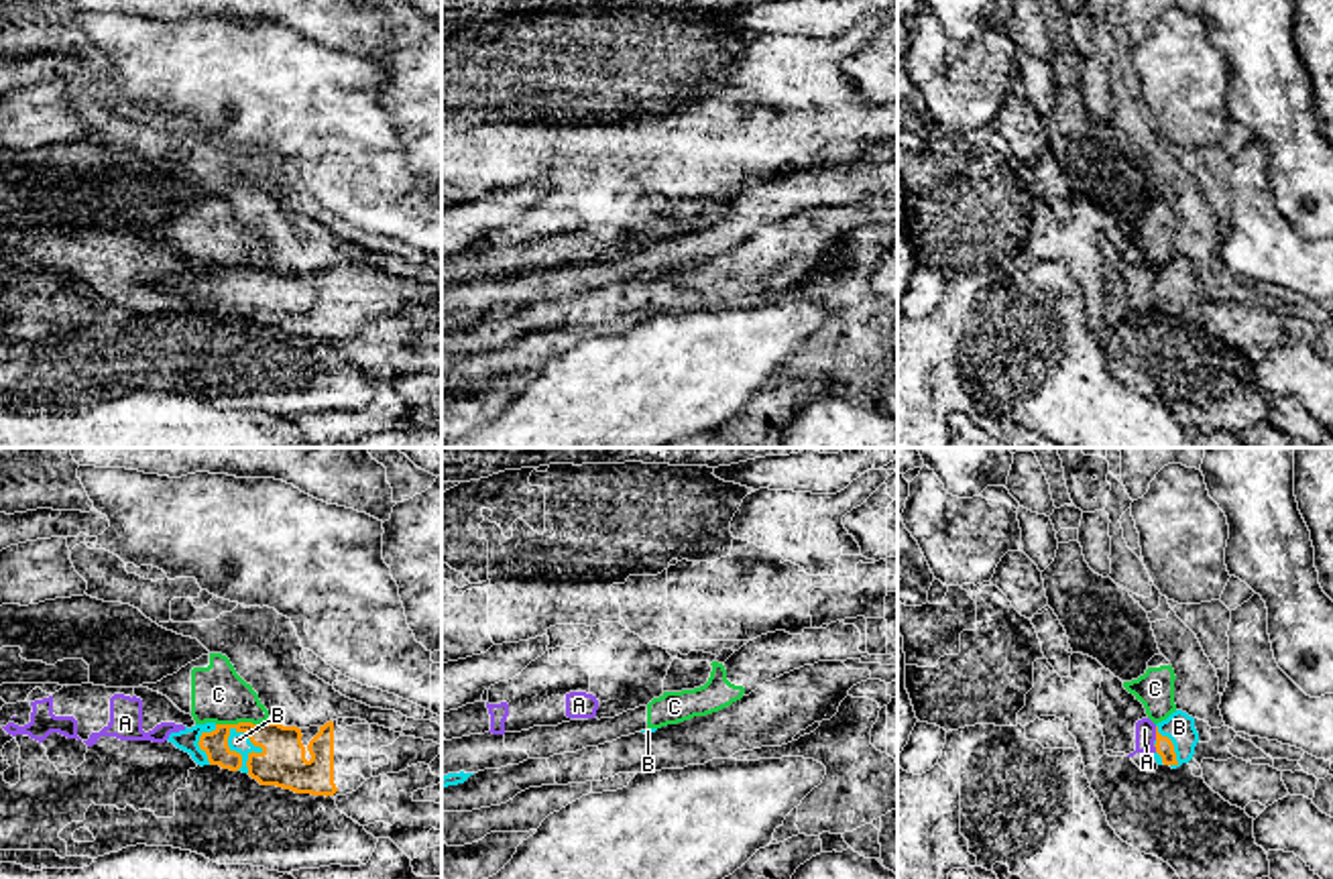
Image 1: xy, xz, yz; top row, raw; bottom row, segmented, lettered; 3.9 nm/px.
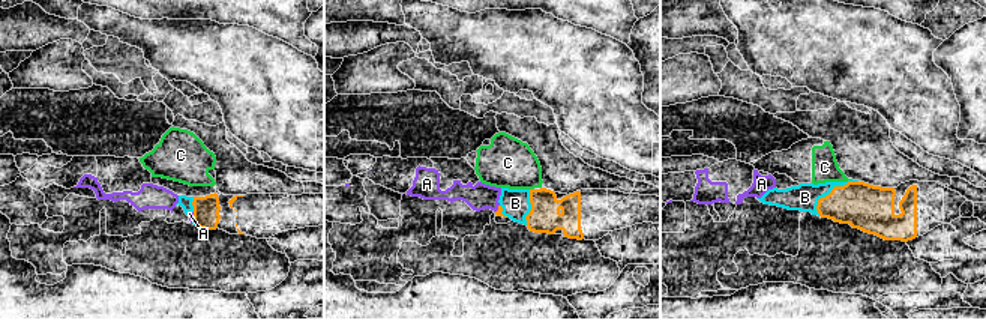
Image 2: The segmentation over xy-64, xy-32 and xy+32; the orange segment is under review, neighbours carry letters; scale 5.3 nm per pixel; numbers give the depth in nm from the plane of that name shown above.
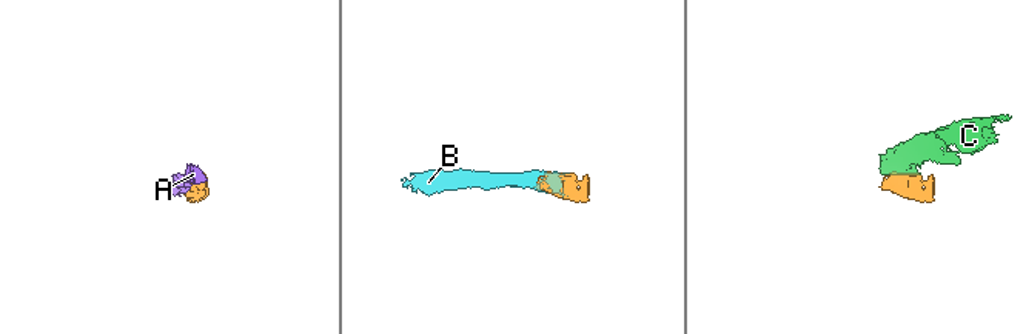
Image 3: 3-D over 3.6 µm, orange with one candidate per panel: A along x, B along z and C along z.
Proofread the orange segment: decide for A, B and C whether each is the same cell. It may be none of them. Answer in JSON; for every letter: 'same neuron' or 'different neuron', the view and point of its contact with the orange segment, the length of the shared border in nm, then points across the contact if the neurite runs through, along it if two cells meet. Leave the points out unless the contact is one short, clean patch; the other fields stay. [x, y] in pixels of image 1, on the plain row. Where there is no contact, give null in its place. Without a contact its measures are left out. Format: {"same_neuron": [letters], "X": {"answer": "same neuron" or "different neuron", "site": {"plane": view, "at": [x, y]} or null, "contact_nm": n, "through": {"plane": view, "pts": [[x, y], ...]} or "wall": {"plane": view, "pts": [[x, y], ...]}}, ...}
{"same_neuron": ["B"], "A": {"answer": "different neuron", "site": {"plane": "yz", "at": [1156, 277]}, "contact_nm": 60}, "B": {"answer": "same neuron", "site": {"plane": "xy", "at": [235, 296]}, "contact_nm": 200, "through": {"plane": "xy", "pts": [[281, 308], [245, 306], [235, 296], [237, 285]]}}, "C": {"answer": "different neuron", "site": {"plane": "xy", "at": [243, 267]}, "contact_nm": 220}}

